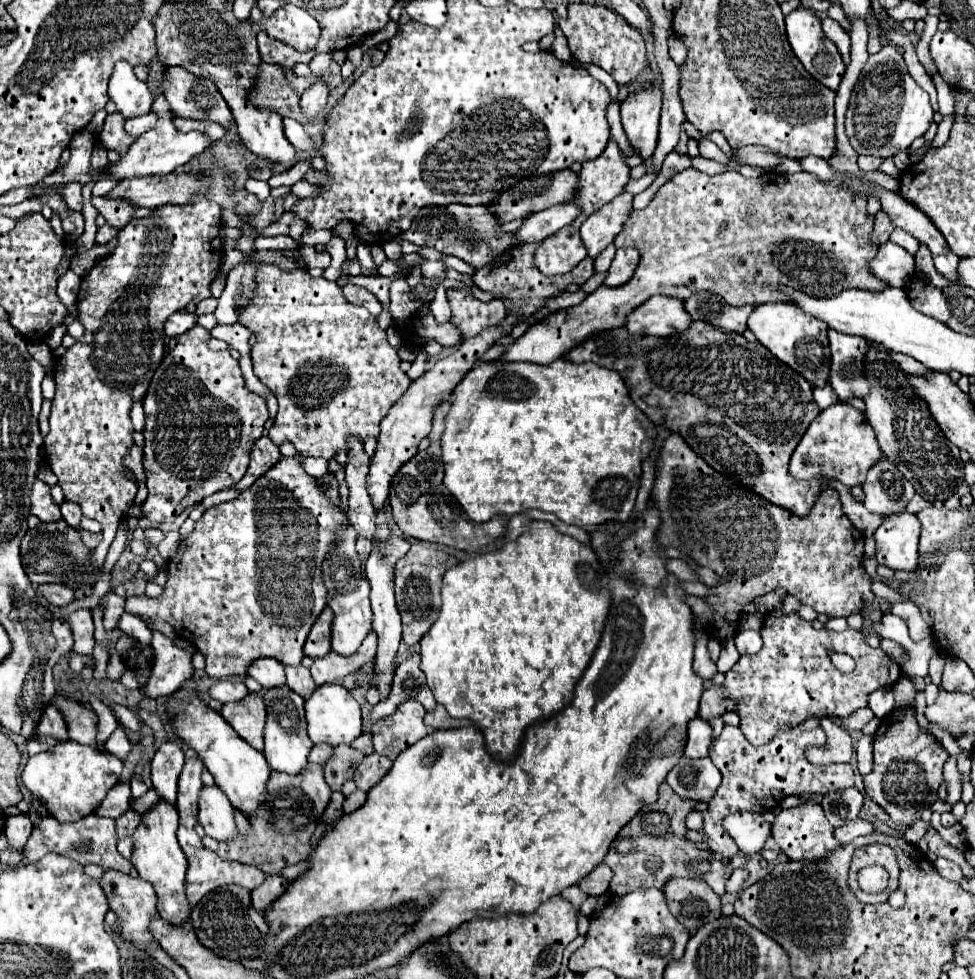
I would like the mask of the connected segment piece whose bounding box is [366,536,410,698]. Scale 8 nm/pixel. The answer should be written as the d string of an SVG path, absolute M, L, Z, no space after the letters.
M392 536L386 544L386 550L380 550L380 546L374 542L372 546L372 554L366 560L366 578L370 582L370 603L373 613L372 630L378 634L378 652L376 652L376 676L378 676L378 690L380 696L386 698L390 692L390 682L392 682L392 674L394 674L394 658L398 652L398 644L400 644L400 634L402 634L402 622L396 602L394 602L394 564L408 552L410 542L400 538L400 536Z

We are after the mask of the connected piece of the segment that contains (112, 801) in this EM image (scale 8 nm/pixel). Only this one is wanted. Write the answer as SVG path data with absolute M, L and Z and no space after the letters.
M118 782L114 788L108 790L104 802L96 810L98 816L108 816L108 818L118 818L128 810L130 802L130 782Z

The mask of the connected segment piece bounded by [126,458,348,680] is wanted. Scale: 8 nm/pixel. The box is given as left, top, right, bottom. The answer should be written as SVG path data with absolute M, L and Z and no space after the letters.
M282 458L262 478L258 478L236 500L204 510L194 532L182 540L174 562L170 560L168 580L158 598L130 596L126 612L150 622L168 622L176 634L192 642L206 658L210 678L244 676L256 658L276 658L284 666L298 666L302 646L312 622L326 606L326 586L322 582L322 560L326 558L338 530L346 528L346 514L330 504L296 458Z

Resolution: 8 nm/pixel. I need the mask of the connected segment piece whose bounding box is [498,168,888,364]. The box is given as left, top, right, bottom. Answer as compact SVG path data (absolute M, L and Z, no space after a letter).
M696 168L682 170L658 188L652 202L644 210L630 212L622 232L614 240L616 248L632 246L640 250L640 264L632 280L618 288L600 286L578 306L546 316L542 322L530 326L518 340L506 346L506 352L498 360L552 364L568 350L584 342L590 334L624 326L628 314L654 294L686 300L700 290L708 290L720 294L730 306L756 306L762 302L788 300L786 296L778 294L778 286L790 286L814 298L832 298L838 294L838 290L846 288L886 290L888 286L882 286L882 282L878 282L868 268L870 258L874 258L878 252L878 246L872 242L872 226L874 216L868 214L866 198L862 198L862 194L854 194L854 190L838 190L838 186L824 186L824 182L818 182L814 174L800 172L776 176L768 172L760 178L744 178L738 172L708 176Z

